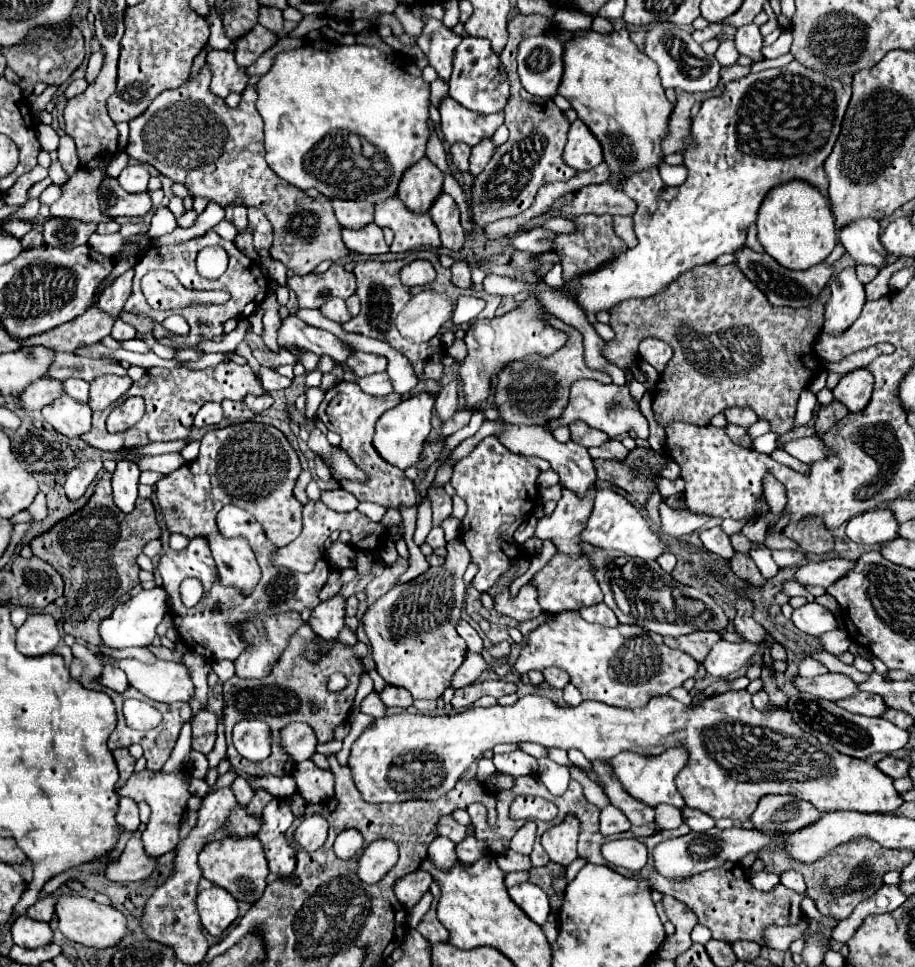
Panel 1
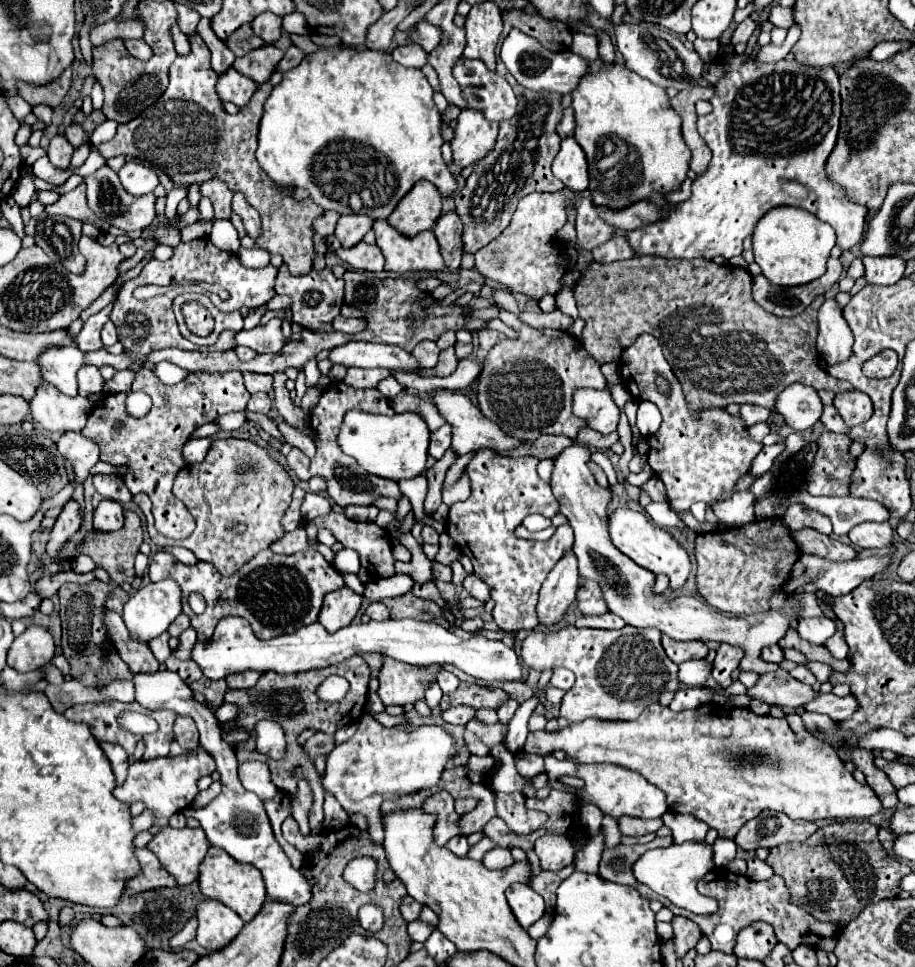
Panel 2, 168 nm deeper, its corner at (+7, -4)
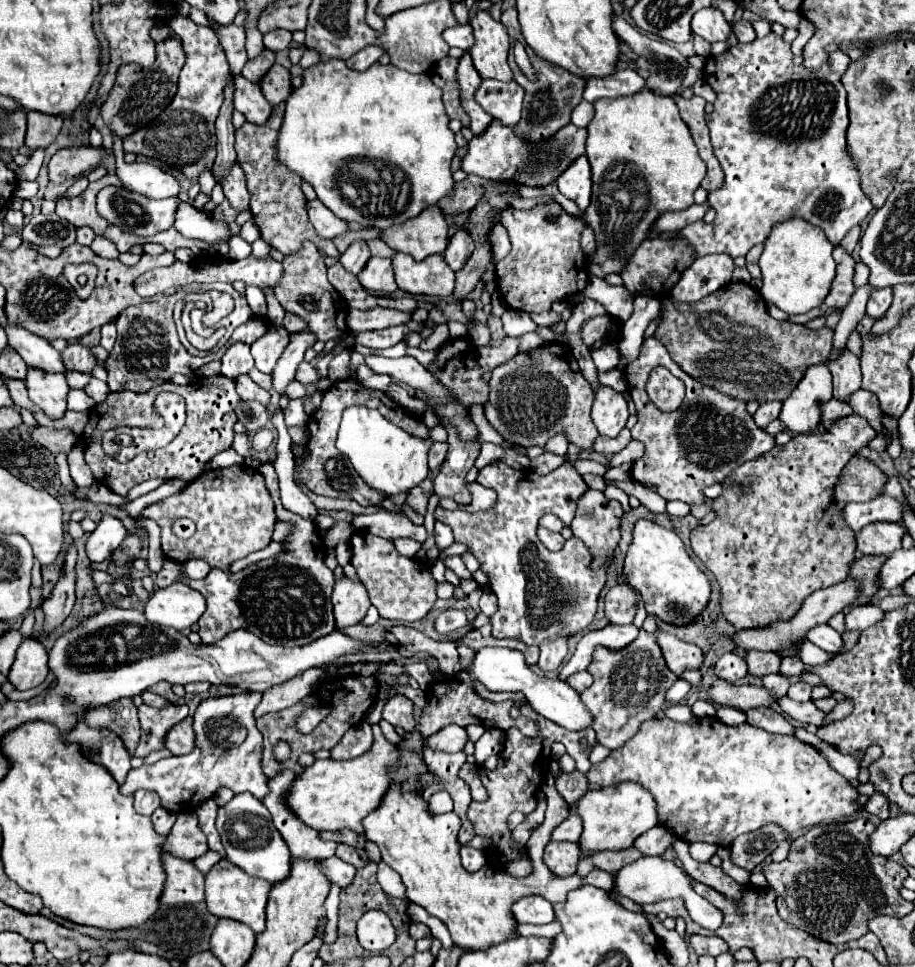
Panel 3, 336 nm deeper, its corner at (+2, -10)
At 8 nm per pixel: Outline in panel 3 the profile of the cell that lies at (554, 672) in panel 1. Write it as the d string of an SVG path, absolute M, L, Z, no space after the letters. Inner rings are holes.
M577 672L577 674L569 676L567 682L569 682L569 686L575 688L577 692L583 692L585 688L589 688L589 686L593 684L593 676L591 676L589 672Z

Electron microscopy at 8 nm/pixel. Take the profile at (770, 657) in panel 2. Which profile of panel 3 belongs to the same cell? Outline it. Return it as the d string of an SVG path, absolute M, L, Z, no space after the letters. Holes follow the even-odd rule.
M749 650L745 656L747 668L751 676L765 676L765 674L777 674L781 666L781 656L777 652L761 652L761 650Z

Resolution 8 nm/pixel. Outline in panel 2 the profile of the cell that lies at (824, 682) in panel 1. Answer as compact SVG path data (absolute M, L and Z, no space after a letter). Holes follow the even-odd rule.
M778 668L776 672L762 674L760 680L756 682L756 686L752 686L748 690L748 696L760 698L766 704L788 706L794 710L794 708L800 708L800 706L812 702L818 696L818 692L812 686L808 686L800 680L794 680L786 670Z

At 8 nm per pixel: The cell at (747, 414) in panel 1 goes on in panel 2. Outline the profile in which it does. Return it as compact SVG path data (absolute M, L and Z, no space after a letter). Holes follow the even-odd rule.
M744 404L740 406L740 418L746 426L752 426L756 422L766 422L770 418L770 412L762 406L750 406L750 404Z

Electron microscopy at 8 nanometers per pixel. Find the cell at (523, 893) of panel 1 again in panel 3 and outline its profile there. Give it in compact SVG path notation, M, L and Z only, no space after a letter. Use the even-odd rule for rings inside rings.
M525 896L511 908L519 924L549 924L555 920L553 904L543 896Z

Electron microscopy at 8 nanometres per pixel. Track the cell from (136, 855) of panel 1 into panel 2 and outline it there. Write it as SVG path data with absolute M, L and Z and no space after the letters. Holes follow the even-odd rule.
M136 848L134 856L140 862L140 872L132 878L128 878L126 882L126 890L130 892L144 892L144 890L152 890L152 888L162 888L162 886L176 886L176 880L164 872L164 868L160 868L158 858L148 850L148 848Z

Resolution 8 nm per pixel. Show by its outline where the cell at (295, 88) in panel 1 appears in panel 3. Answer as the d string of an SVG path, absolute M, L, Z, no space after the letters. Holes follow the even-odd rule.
M343 60L319 62L303 72L303 86L293 90L287 100L277 142L279 162L307 180L337 218L381 230L419 216L453 188L451 160L455 150L441 90L427 74L409 74L391 64L373 64L367 72L355 72Z

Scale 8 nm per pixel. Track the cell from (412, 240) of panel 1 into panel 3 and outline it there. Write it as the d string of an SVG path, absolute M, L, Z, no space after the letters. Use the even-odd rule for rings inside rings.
M397 252L393 258L393 270L399 290L419 296L439 296L447 298L455 288L455 272L449 270L443 256L427 258L425 262L415 262L413 258Z

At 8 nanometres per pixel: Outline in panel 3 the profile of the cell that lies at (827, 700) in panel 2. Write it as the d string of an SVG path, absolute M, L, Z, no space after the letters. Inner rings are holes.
M783 696L777 704L785 716L789 716L801 724L821 726L825 720L825 714L821 710L817 710L817 706L813 702L793 702L787 696Z

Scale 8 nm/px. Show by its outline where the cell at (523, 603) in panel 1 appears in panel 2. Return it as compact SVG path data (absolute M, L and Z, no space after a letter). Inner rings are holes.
M490 448L476 450L466 466L472 494L468 500L452 504L446 520L446 532L460 548L464 548L462 554L472 560L474 574L490 588L490 598L496 602L492 610L494 622L508 632L532 630L538 624L538 590L548 572L560 560L560 554L570 548L562 546L562 542L530 544L514 538L514 528L522 524L526 514L538 512L551 518L558 512L558 502L552 494L552 488L548 482L540 480L536 464L538 458L534 456L510 458L500 456Z

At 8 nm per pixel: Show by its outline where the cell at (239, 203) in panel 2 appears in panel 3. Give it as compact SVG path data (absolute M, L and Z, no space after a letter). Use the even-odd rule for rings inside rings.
M237 162L219 182L223 186L225 198L231 202L233 208L237 208L239 212L249 208L249 192L247 192L247 186L245 186L245 174L243 174L243 170Z

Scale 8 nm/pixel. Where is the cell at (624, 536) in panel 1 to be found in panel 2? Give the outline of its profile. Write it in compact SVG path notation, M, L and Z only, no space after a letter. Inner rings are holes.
M616 508L610 516L608 516L608 532L610 532L610 540L612 544L626 554L628 558L632 558L638 566L648 568L654 574L666 574L670 578L670 588L680 588L688 574L690 574L690 558L686 554L686 550L672 538L670 532L654 526L652 522L646 520L646 516L642 512L630 510L630 508Z

